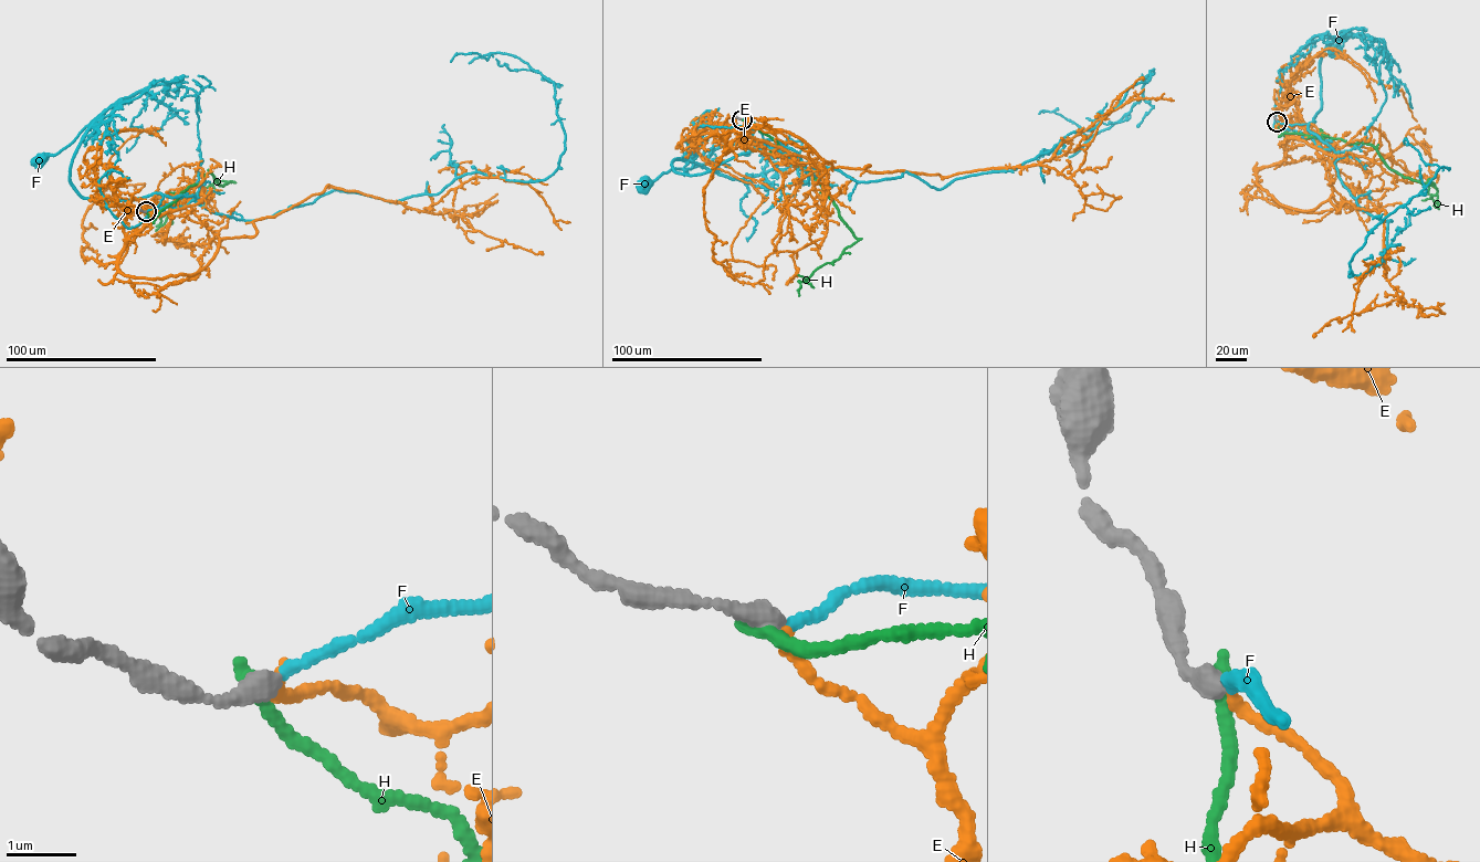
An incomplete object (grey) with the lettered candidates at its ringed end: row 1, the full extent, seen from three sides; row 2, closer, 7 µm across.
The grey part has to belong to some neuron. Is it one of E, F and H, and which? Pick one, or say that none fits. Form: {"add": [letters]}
{"add": ["F"]}

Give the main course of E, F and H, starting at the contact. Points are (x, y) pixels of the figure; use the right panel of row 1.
E: (1278, 122), (1323, 153), (1336, 213), (1346, 201), (1385, 211), (1387, 273), (1381, 260), (1362, 280), (1354, 332)
F: (1278, 122), (1292, 125), (1314, 122), (1321, 106), (1321, 54), (1326, 45), (1350, 34), (1333, 48)
H: (1278, 122), (1282, 134), (1370, 144), (1392, 170), (1434, 182), (1438, 209)

